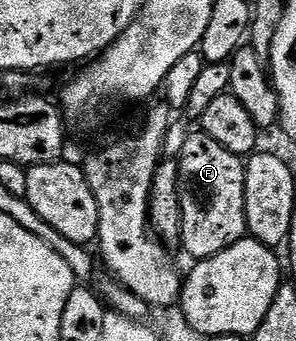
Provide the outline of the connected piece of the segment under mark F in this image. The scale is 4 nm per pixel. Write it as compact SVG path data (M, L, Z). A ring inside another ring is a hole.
M195 131L184 141L178 154L178 175L180 176L180 235L179 244L184 244L192 259L213 257L226 247L245 240L248 232L246 211L244 210L244 166L245 162L238 155L226 151L222 143L214 143L210 135Z

